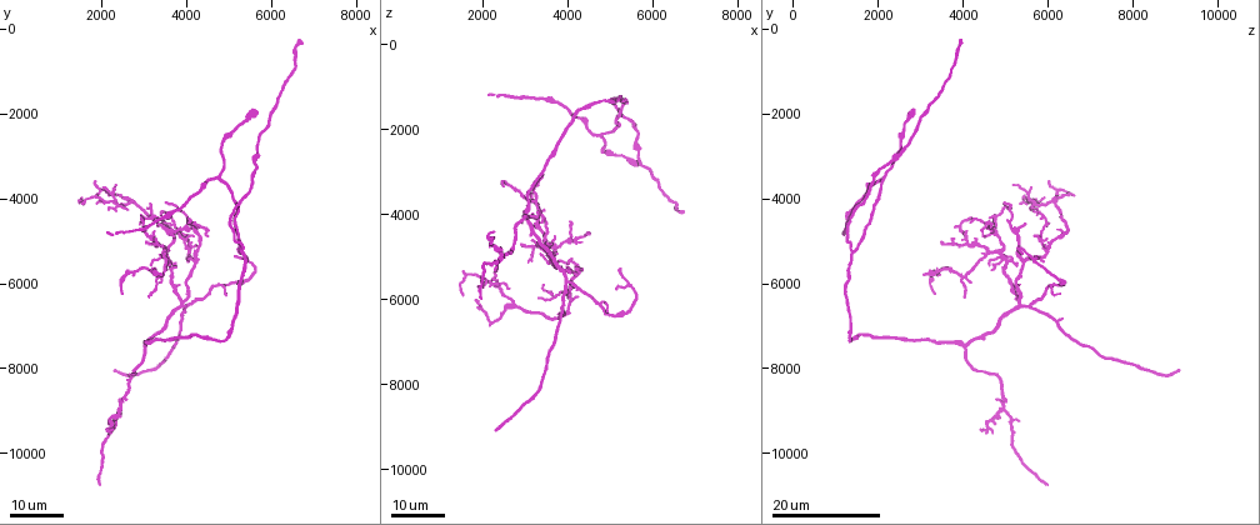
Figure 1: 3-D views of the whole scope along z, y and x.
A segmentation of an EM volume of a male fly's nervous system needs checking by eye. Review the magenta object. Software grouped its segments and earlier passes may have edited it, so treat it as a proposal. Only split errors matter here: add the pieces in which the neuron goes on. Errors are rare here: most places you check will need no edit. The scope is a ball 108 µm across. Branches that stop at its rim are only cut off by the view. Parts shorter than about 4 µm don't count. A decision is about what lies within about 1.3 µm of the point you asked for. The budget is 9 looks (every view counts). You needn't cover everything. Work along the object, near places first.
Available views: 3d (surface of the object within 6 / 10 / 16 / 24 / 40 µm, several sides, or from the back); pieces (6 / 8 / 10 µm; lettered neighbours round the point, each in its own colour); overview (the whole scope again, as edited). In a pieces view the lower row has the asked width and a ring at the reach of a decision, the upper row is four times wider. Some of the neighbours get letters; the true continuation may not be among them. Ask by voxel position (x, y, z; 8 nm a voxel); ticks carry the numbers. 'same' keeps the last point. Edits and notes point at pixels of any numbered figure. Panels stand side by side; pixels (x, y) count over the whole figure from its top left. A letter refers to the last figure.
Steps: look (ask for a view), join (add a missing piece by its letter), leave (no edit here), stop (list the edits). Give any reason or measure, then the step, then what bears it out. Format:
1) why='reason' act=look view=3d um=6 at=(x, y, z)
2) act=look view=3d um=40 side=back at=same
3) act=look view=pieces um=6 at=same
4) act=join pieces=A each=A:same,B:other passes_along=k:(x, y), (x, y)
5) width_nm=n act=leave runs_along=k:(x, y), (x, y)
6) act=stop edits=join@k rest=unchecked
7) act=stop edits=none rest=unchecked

why='branch stops here' act=look view=3d um=24 at=(3050, 6300, 4100)

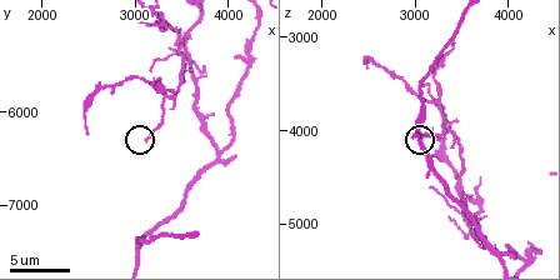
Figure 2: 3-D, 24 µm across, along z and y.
why='see the neighbours' act=look view=pieces um=8 at=(3150, 6300, 4050)

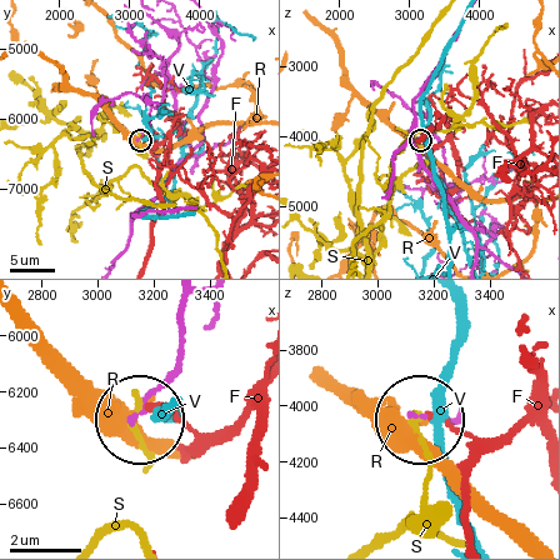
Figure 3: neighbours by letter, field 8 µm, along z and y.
act=leave each=F:other,R:other,S:other,V:other runs_along=3:(188, 303), (175, 374), (136, 416) found='none of them fits'

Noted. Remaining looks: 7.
why='thin end' act=look view=pieces um=6 at=(3400, 5750, 3050)

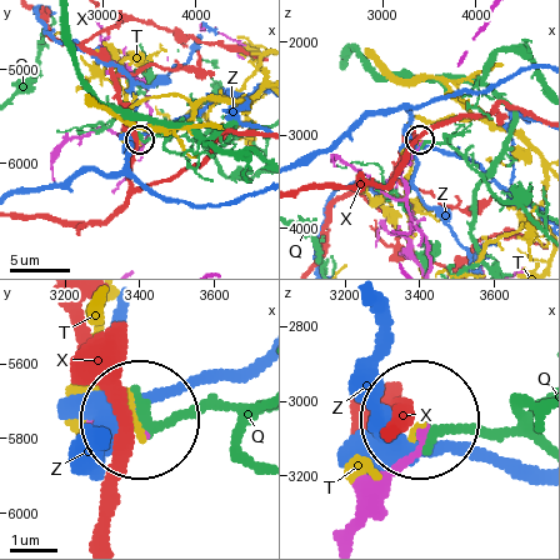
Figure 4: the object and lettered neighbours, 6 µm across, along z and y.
width_nm=140 act=leave each=Q:other,T:other,X:other,Z:other runs_along=4:(346, 529), (423, 425) found='none of them fits'

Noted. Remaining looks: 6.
why='branch stops here' act=look view=3d um=24 at=(5700, 1900, 2800)

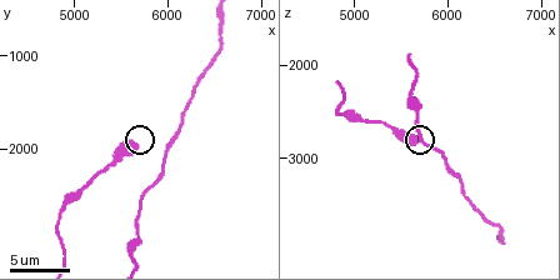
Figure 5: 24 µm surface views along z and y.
why='see the neighbours' act=look view=pieces um=8 at=(5650, 1950, 2800)

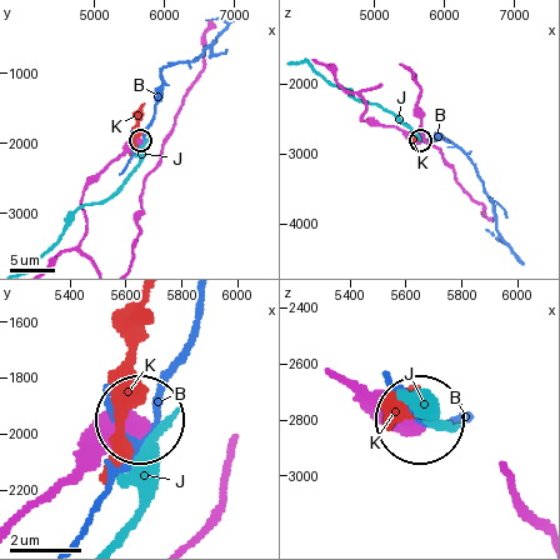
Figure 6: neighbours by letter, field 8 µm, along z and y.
act=leave each=B:other,J:other,K:other found='no lettered piece goes on from it'

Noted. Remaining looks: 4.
why='an open end' act=look view=3d um=24 at=(4550, 4850, 4450)

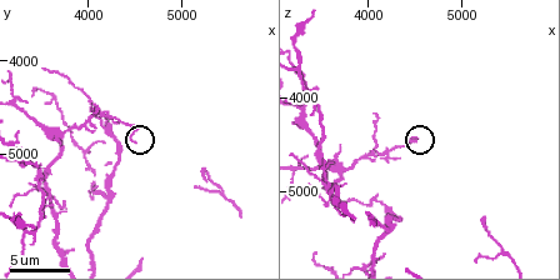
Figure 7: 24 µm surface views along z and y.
act=look view=pieces um=8 at=(4500, 4900, 4450)

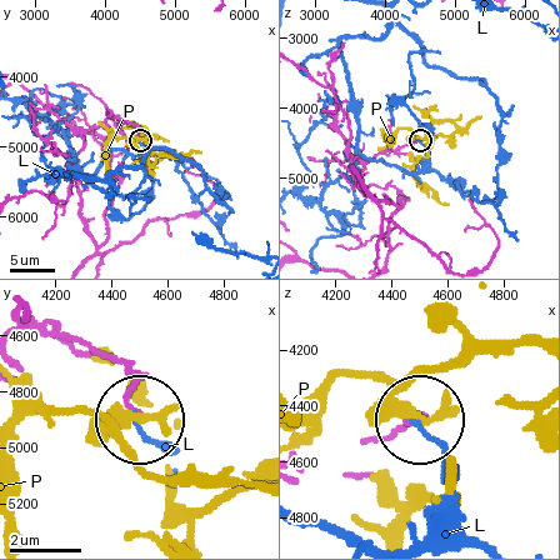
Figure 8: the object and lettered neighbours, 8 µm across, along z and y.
width_nm=110 act=leave each=L:other,P:other found='none of them fits'

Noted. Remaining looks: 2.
act=stop edits=none rest=unchecked

